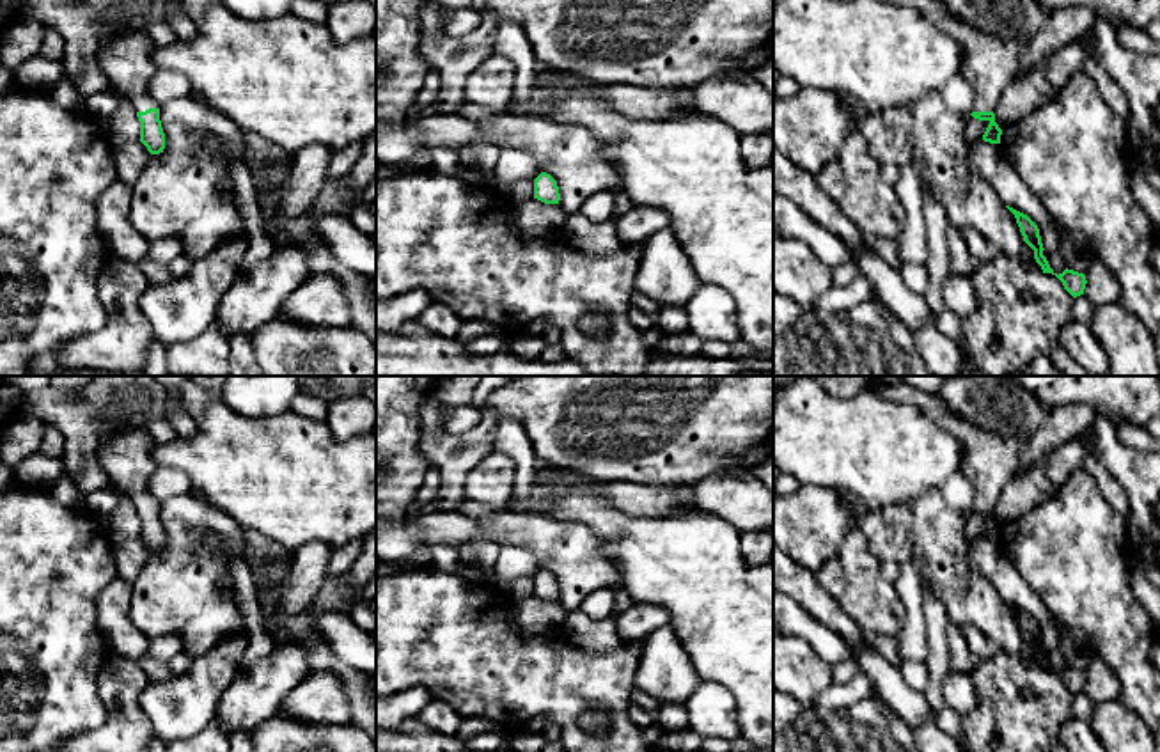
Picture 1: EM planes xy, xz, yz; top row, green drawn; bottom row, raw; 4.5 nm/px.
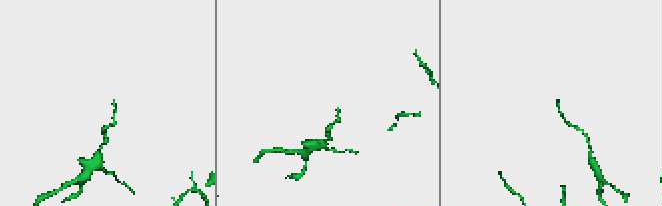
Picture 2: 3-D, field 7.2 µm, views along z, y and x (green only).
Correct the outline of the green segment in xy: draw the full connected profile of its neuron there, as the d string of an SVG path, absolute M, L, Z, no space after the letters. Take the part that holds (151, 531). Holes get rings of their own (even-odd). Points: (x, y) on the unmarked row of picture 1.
M147 429L117 431L98 449L98 461L112 484L131 495L140 518L140 539L151 552L160 552L165 546L160 502L147 491L149 477L158 468L154 445Z

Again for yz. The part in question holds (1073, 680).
M1006 603L1006 605L1015 612L1016 621L1018 621L1018 624L1020 624L1020 630L1022 630L1022 633L1023 633L1023 638L1034 647L1034 656L1036 656L1036 660L1041 663L1043 670L1052 670L1052 672L1055 672L1055 674L1062 679L1064 686L1066 686L1073 695L1084 692L1084 686L1086 686L1086 681L1087 681L1086 672L1084 672L1084 670L1078 670L1078 669L1073 669L1073 667L1068 667L1068 665L1066 665L1062 670L1057 672L1057 670L1050 665L1046 654L1043 653L1043 647L1045 647L1045 646L1043 646L1043 640L1041 640L1041 633L1039 633L1038 623L1036 623L1027 612L1023 612L1023 610L1009 605L1009 603Z

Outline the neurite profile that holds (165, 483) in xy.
M158 466L149 477L147 491L161 504L176 495L190 493L190 481L176 468Z

